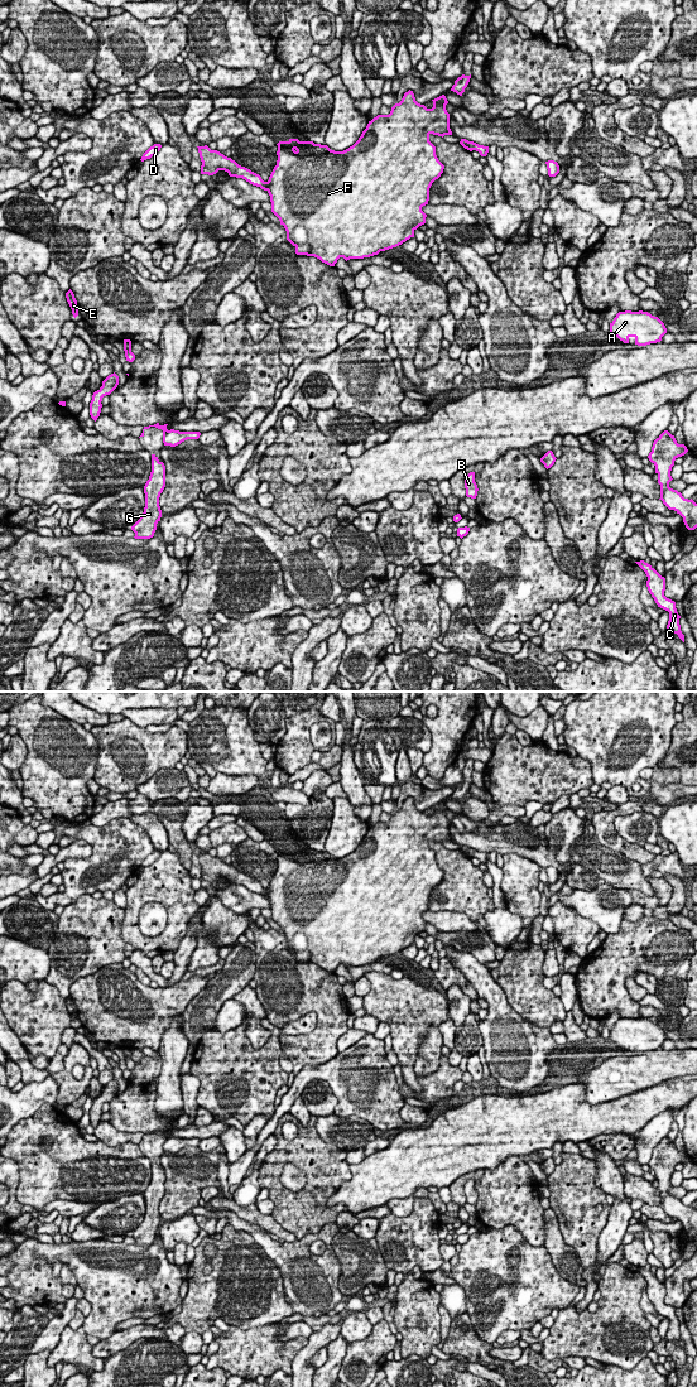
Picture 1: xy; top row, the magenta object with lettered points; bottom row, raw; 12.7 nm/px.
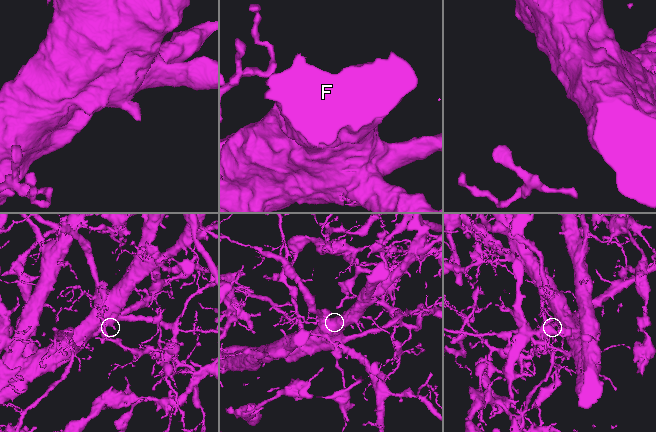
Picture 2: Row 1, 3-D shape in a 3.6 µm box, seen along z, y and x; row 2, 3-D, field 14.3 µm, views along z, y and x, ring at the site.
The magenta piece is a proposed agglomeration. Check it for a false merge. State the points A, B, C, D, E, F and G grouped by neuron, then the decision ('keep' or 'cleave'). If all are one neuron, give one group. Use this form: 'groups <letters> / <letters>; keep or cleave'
groups A B C D E F / G; cleave

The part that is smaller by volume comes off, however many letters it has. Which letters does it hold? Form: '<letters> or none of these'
G

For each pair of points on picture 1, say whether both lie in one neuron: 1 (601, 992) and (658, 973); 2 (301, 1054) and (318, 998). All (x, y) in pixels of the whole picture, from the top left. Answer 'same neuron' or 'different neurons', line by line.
1: same neuron
2: same neuron

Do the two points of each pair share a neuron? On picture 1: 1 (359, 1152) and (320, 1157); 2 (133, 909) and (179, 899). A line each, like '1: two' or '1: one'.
1: two
2: one

